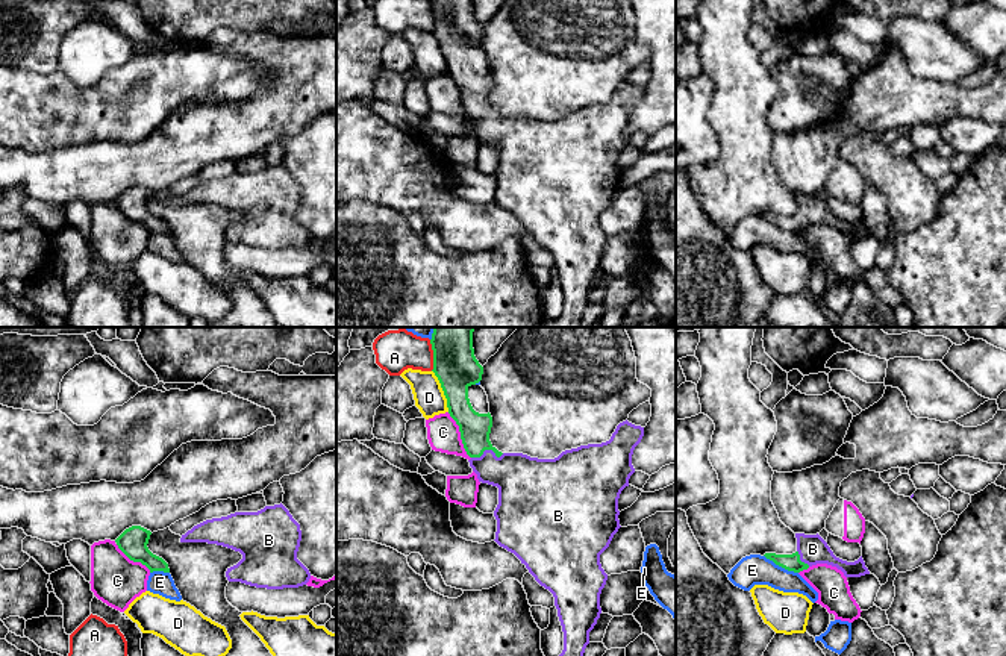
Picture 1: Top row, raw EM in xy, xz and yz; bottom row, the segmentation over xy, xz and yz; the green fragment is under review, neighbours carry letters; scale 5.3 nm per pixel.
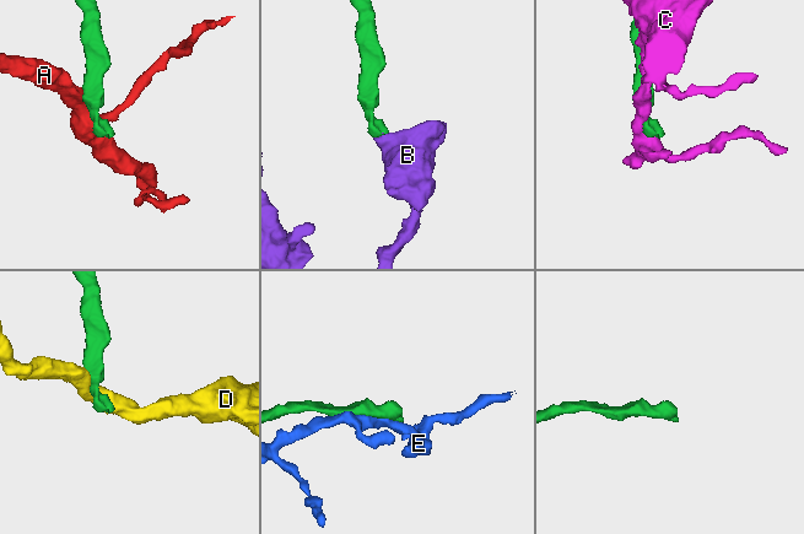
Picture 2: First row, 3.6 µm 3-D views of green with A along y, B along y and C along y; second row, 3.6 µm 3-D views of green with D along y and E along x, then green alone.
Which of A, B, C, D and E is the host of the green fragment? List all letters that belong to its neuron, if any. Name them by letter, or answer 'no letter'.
B

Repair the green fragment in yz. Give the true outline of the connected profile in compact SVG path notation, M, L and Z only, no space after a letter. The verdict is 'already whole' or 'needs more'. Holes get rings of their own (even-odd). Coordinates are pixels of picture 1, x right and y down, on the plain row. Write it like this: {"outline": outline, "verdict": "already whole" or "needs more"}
{"outline": "M795 194L797 212L792 215L765 214L764 217L776 226L800 233L817 224L836 227L845 238L861 238L870 235L862 217L854 223L847 223L833 215L827 203L817 195Z", "verdict": "needs more"}

